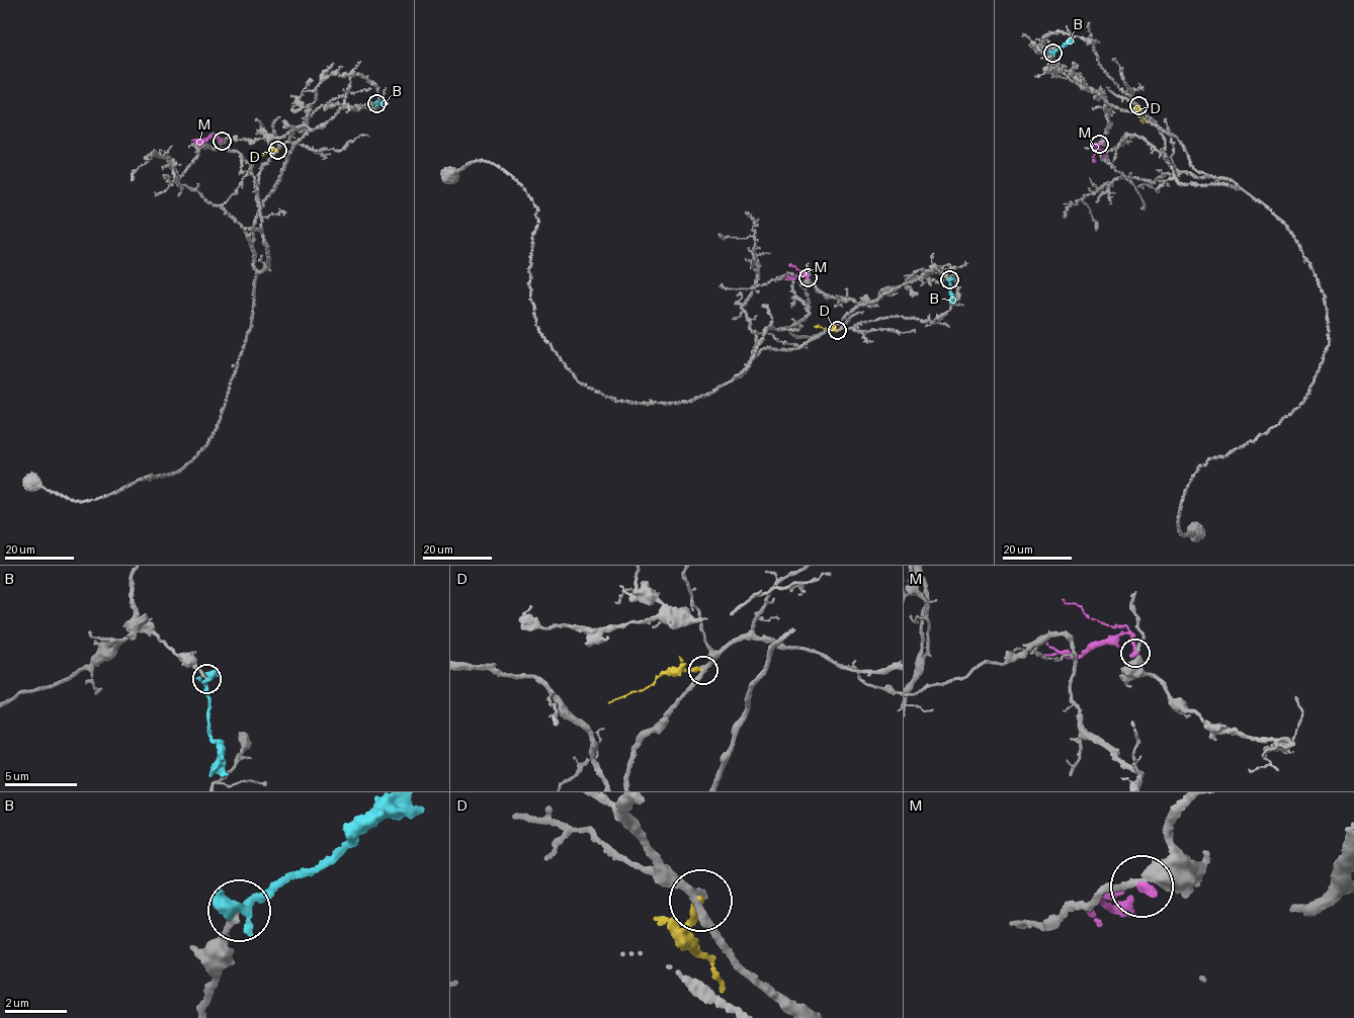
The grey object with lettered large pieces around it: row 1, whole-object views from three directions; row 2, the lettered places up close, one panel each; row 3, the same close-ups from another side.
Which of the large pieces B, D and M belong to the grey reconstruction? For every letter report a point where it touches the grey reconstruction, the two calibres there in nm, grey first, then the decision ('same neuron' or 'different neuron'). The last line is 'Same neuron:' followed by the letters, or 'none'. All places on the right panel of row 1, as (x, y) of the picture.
B: meets grey at (1052, 53); 200 nm thick on the grey side, 500 nm on the other; different neuron
D: meets grey at (1138, 105); 280 nm thick on the grey side, 280 nm on the other; different neuron
M: meets grey at (1099, 144); 420 nm thick on the grey side, 280 nm on the other; different neuron
Same neuron: none

